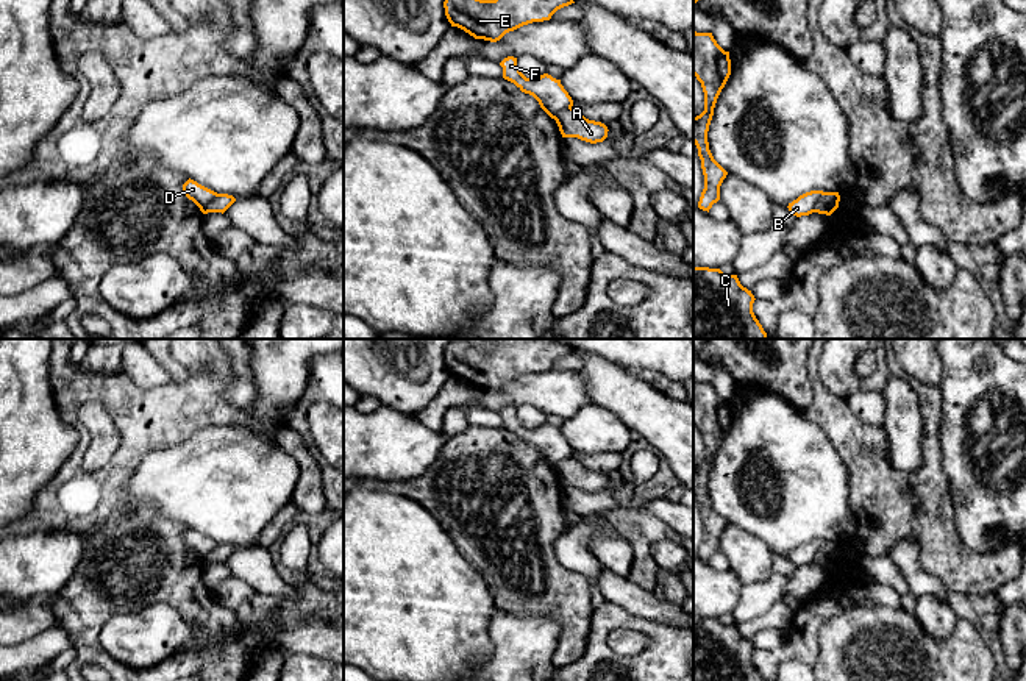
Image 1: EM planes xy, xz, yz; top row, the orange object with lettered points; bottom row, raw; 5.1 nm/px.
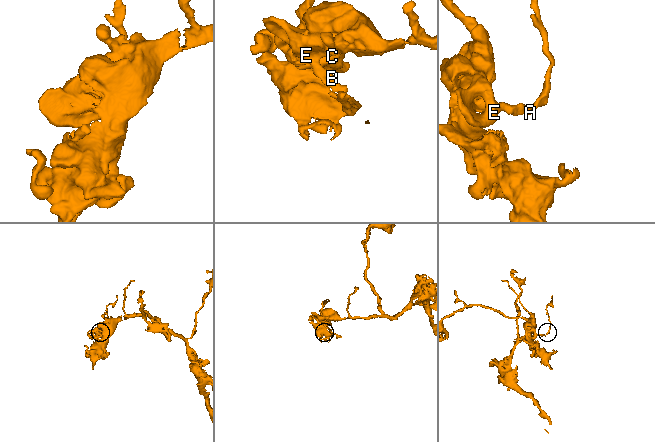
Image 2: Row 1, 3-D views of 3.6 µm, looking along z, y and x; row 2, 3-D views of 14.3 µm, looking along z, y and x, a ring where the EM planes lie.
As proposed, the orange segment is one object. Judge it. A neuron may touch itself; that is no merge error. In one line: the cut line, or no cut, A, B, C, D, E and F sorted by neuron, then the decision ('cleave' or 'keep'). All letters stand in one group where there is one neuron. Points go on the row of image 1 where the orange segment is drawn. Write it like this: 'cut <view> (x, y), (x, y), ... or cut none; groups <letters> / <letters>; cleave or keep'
cut yz (825, 192), (814, 211); groups A / B C D E F; cleave

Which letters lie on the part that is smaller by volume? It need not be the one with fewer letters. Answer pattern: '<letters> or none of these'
A

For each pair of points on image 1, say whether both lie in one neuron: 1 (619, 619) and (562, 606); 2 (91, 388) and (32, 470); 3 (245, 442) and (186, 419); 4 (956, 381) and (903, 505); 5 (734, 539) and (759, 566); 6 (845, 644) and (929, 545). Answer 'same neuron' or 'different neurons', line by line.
1: different neurons
2: different neurons
3: different neurons
4: different neurons
5: same neuron
6: different neurons

